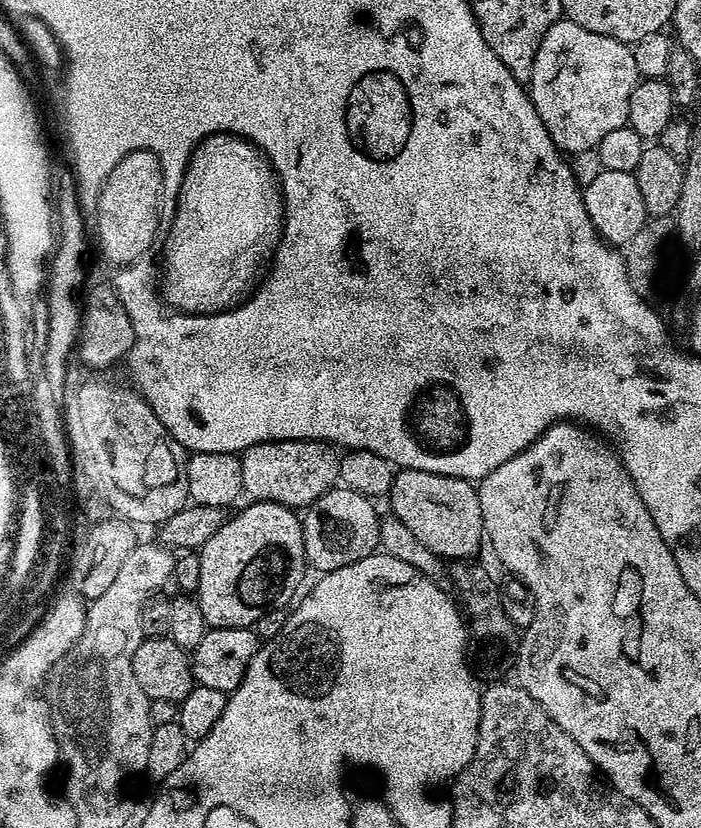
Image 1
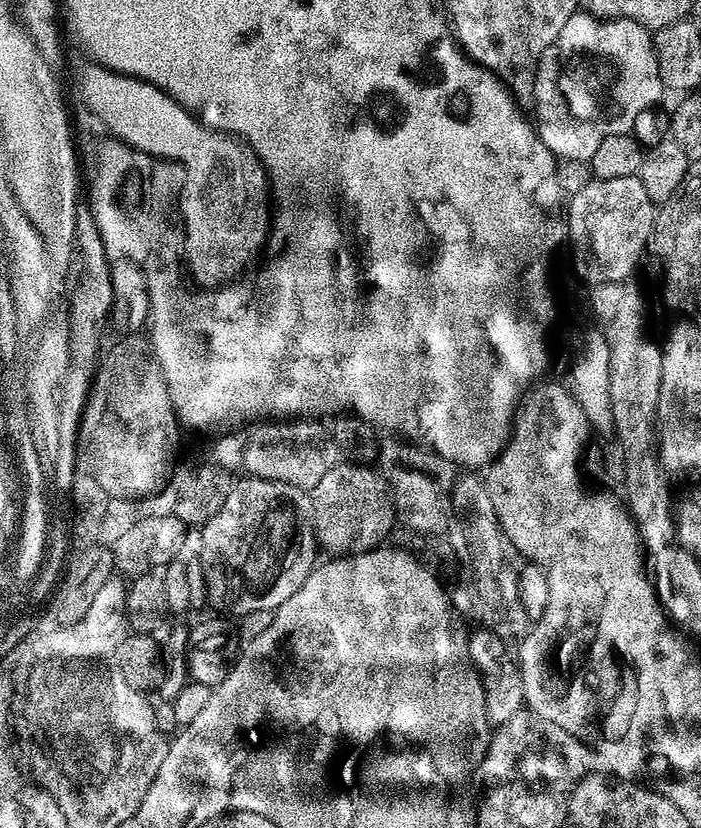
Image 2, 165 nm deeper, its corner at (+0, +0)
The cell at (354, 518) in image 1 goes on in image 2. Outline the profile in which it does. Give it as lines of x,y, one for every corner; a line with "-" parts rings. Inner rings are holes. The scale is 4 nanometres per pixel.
341,462
322,477
322,482
310,490
312,497
312,526
317,545
333,557
351,556
357,552
370,552
387,541
397,523
396,503
392,500
392,490
387,480
375,467
364,462

